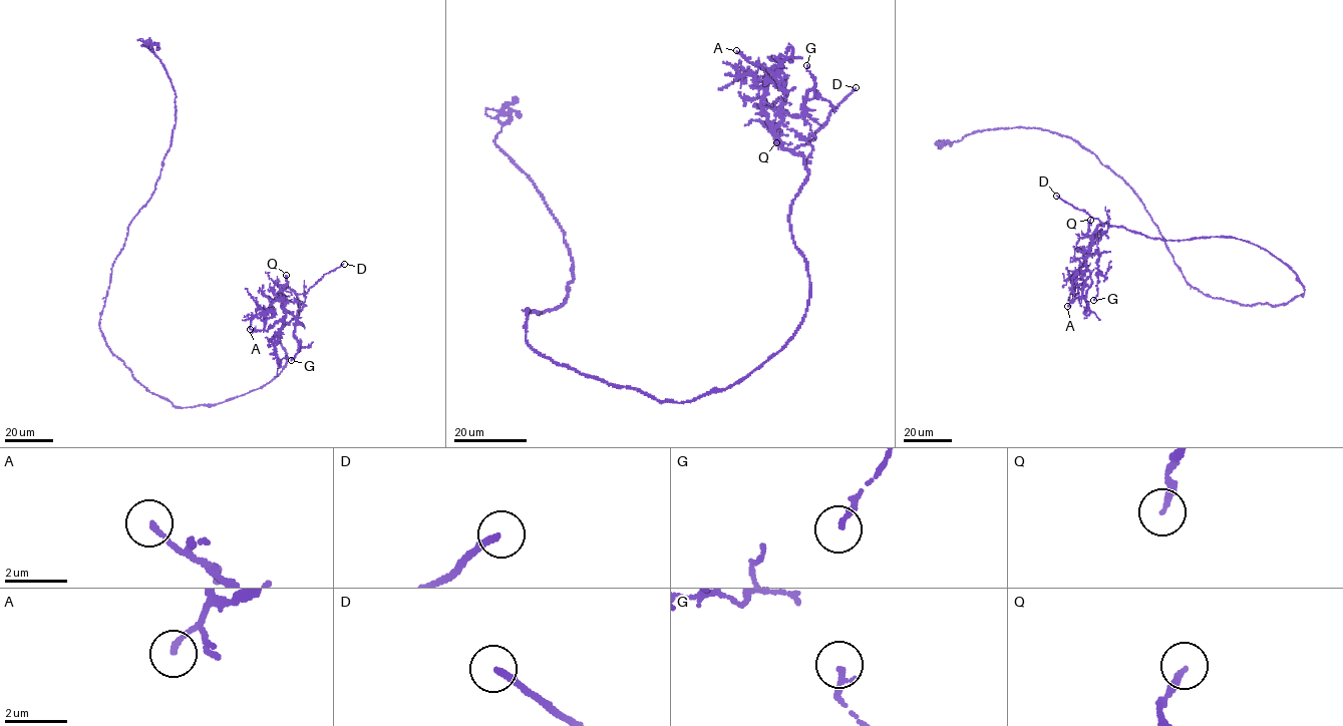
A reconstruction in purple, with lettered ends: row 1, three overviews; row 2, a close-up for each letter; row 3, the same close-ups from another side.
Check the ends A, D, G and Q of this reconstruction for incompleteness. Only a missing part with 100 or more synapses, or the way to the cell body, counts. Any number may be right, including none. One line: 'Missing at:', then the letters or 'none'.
Missing at: D

